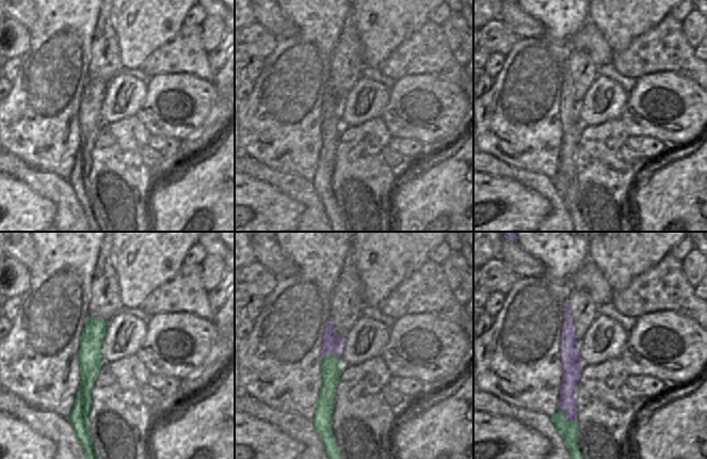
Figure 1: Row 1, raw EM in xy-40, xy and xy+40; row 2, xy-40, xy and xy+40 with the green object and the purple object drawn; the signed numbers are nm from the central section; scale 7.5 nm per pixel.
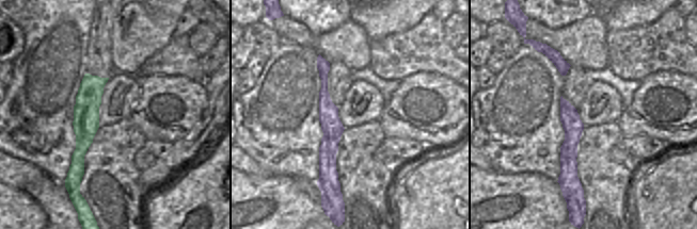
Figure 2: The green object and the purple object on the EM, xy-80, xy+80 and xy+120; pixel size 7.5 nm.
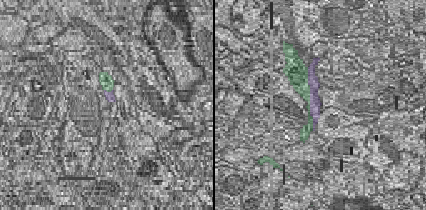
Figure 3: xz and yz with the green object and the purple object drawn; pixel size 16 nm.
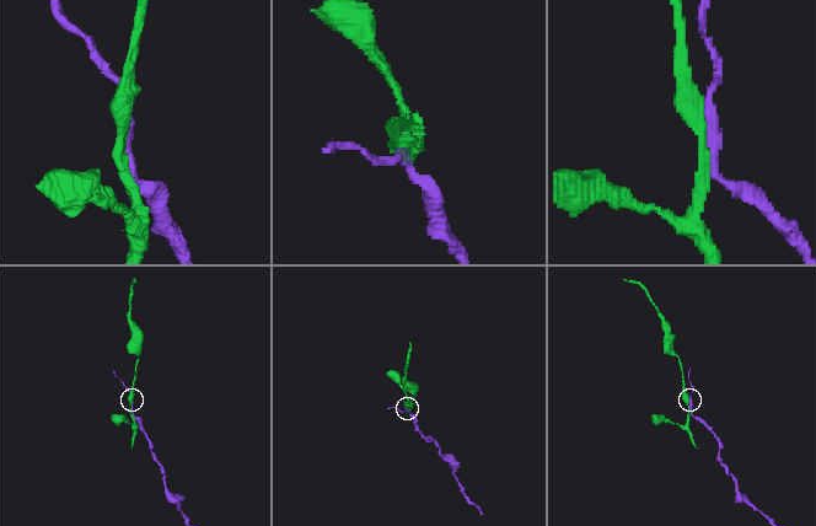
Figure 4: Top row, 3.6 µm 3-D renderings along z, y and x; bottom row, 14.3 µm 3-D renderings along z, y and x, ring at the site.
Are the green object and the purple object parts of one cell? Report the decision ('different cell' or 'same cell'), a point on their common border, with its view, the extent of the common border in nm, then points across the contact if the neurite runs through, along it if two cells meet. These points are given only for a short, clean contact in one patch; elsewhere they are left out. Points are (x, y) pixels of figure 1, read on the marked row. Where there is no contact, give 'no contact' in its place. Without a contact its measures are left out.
different cell; contact xy+40 (565, 420); length 160 nm

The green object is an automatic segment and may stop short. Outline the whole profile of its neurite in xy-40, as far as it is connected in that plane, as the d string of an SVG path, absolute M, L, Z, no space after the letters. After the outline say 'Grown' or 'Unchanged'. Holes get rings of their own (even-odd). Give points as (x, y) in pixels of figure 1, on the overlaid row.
M91 317L80 337L78 363L80 365L80 384L76 393L76 401L69 416L69 423L84 450L86 459L99 459L95 455L93 442L89 436L89 414L93 403L91 391L103 364L101 346L106 337L108 321Z. Unchanged

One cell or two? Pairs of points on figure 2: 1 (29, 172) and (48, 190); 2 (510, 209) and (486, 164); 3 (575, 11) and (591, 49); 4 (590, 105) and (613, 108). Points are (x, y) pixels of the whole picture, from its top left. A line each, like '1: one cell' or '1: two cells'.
1: two cells
2: two cells
3: two cells
4: one cell

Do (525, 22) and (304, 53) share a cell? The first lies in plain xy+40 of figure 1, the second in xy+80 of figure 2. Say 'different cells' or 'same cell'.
different cells

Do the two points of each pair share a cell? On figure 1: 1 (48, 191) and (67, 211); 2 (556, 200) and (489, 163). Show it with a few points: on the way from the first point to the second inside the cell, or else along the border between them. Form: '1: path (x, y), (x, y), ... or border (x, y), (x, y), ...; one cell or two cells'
1: path (53, 195), (64, 206); one cell
2: path (540, 184), (505, 171); one cell

